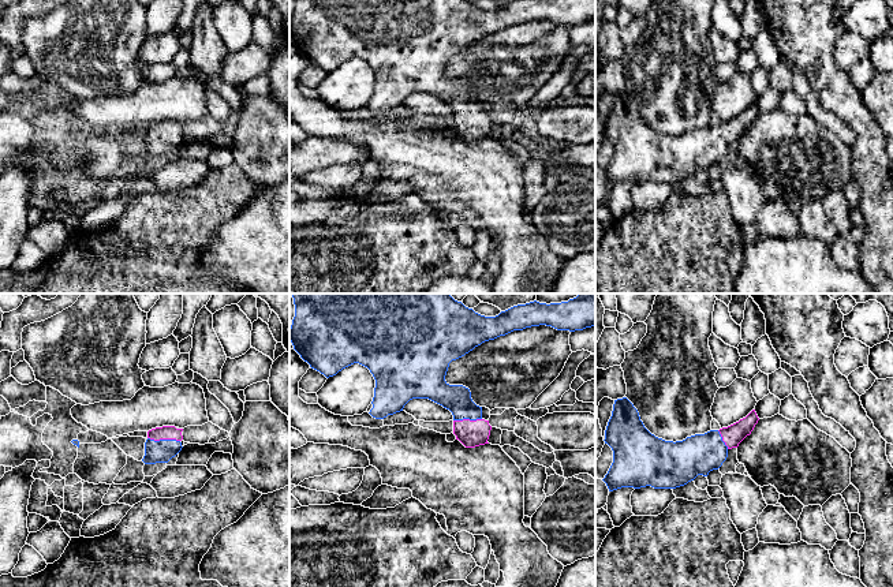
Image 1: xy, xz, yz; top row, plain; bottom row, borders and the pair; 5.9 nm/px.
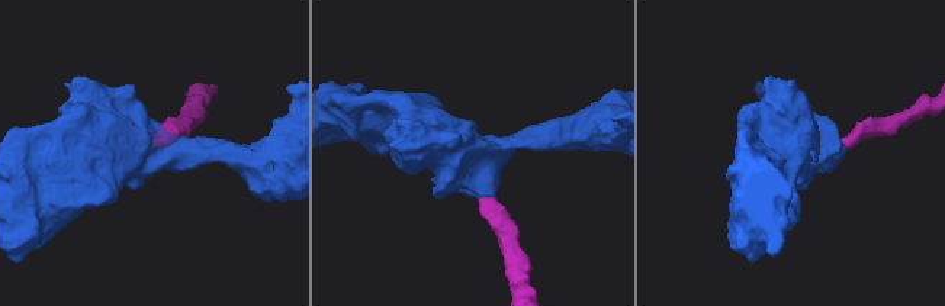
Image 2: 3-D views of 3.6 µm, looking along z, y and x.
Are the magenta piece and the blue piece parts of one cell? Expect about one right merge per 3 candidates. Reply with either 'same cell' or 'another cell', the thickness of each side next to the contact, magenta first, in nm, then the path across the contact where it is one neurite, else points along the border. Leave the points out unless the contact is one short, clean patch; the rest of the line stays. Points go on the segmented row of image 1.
same cell; 80 nm thick on the magenta side, 140 nm on the other; runs through xy (165, 432), (164, 438), (163, 451)

